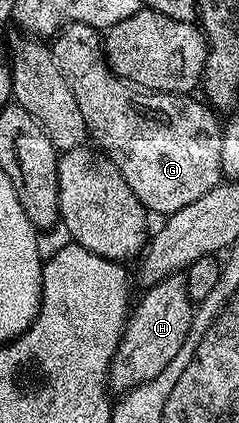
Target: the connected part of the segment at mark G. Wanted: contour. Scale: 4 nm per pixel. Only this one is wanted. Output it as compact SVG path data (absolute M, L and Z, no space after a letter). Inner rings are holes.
M68 23L60 27L49 46L57 69L61 69L61 77L65 77L69 89L73 89L77 109L81 109L81 117L85 117L88 136L92 140L95 138L94 146L101 149L113 161L113 165L117 165L121 177L125 177L129 189L133 189L148 212L155 214L156 211L159 217L177 213L177 209L185 209L185 205L197 201L197 197L205 197L209 189L221 182L223 128L220 120L215 120L216 112L210 106L202 102L168 101L136 89L127 80L119 78L107 65L100 32L84 23Z

